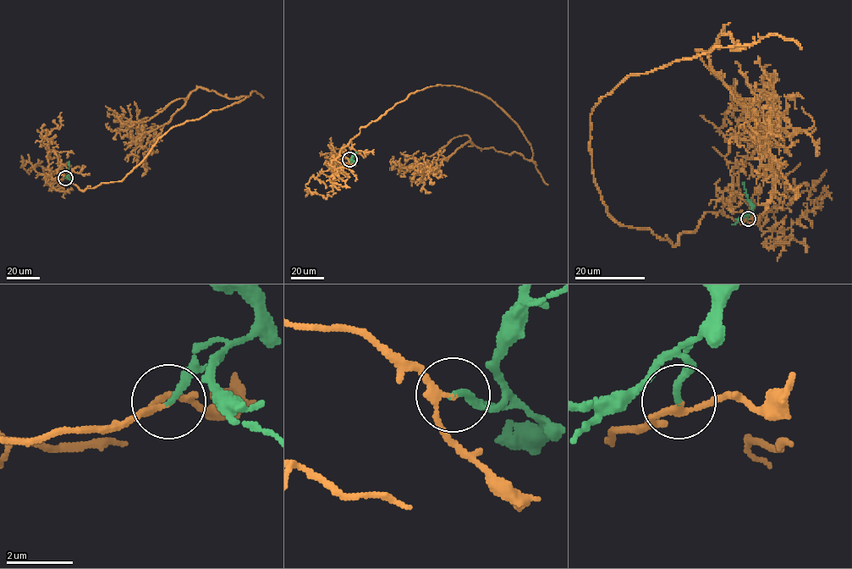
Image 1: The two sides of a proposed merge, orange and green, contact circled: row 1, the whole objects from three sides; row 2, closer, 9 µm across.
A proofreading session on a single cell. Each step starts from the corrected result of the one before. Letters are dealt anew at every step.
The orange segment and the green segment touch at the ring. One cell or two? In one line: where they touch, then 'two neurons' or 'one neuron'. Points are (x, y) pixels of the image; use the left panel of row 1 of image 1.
place (65, 178); one neuron

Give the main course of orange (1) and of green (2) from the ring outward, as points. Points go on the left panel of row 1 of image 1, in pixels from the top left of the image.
1: (65, 178), (56, 179), (82, 190), (120, 182), (174, 126), (249, 96), (197, 87), (127, 135), (107, 123)
2: (65, 178), (69, 174), (68, 161)

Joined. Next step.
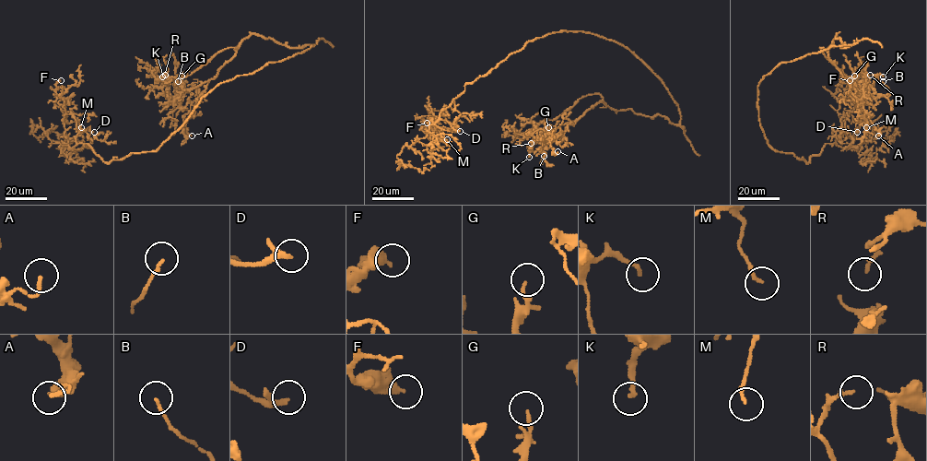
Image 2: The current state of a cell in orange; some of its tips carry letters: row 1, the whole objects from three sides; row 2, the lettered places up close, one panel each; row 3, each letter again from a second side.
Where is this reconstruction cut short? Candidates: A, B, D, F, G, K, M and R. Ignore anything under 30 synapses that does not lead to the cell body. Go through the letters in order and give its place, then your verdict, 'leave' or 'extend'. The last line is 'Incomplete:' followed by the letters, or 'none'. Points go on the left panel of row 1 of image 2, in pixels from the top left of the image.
A: (192, 135) | leave
B: (178, 81) | leave
D: (94, 132) | leave
F: (61, 80) | leave
G: (181, 76) | leave
K: (162, 76) | leave
M: (81, 127) | leave
R: (165, 75) | leave
Incomplete: none

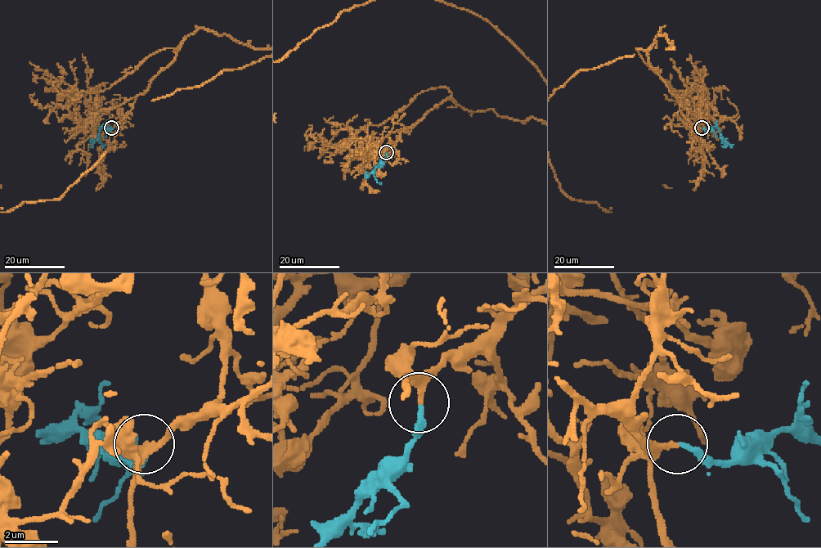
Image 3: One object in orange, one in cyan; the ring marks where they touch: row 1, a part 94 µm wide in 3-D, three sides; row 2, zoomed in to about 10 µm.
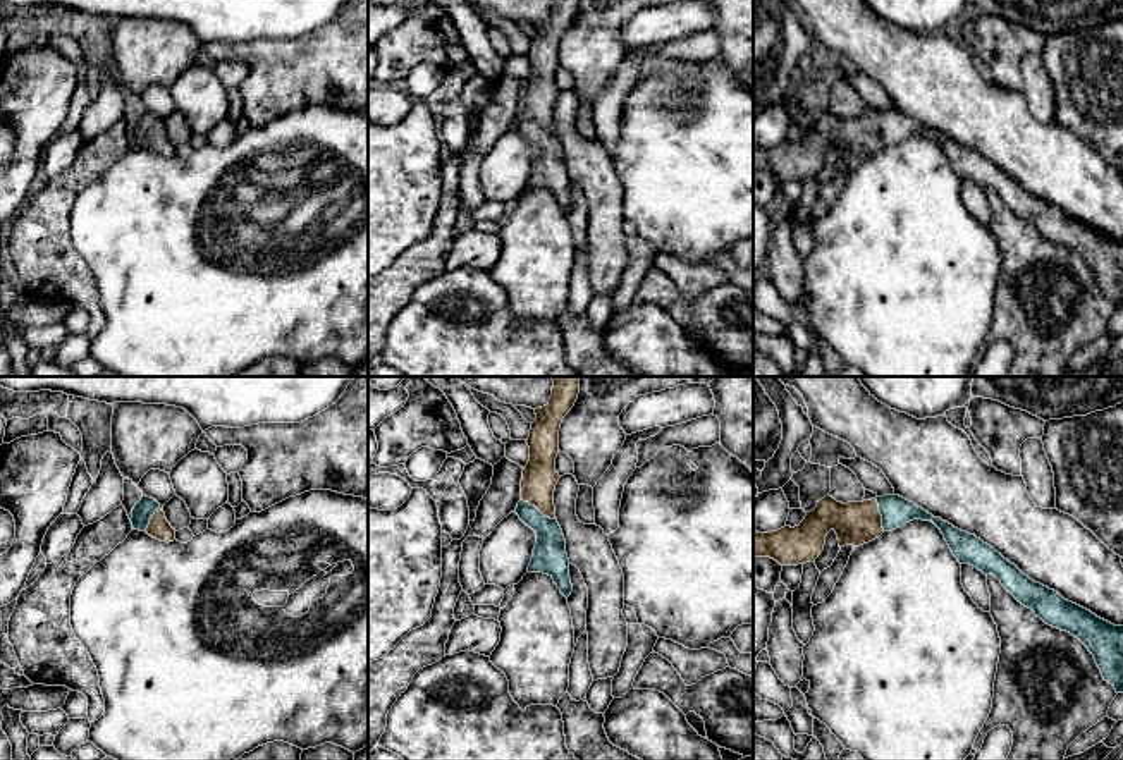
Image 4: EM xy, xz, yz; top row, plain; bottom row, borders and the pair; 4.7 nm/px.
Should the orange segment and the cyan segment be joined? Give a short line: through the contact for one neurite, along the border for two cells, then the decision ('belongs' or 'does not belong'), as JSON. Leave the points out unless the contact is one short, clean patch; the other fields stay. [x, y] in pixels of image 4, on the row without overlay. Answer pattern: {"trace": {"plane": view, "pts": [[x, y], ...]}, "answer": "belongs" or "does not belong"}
{"trace": {"plane": "xz", "pts": [[539, 97], [539, 124], [549, 148], [549, 171]]}, "answer": "belongs"}

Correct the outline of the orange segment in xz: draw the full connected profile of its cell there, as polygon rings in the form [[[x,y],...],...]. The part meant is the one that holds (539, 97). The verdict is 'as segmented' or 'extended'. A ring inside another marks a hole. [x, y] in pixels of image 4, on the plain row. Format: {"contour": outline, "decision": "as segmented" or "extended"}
{"contour": [[[554,0],[547,21],[535,24],[531,38],[530,76],[523,83],[521,115],[516,129],[537,148],[537,160],[528,187],[549,189],[568,213],[573,206],[566,155],[555,134],[554,105],[559,96],[555,72],[559,69],[559,45],[580,9],[580,0]]], "decision": "extended"}

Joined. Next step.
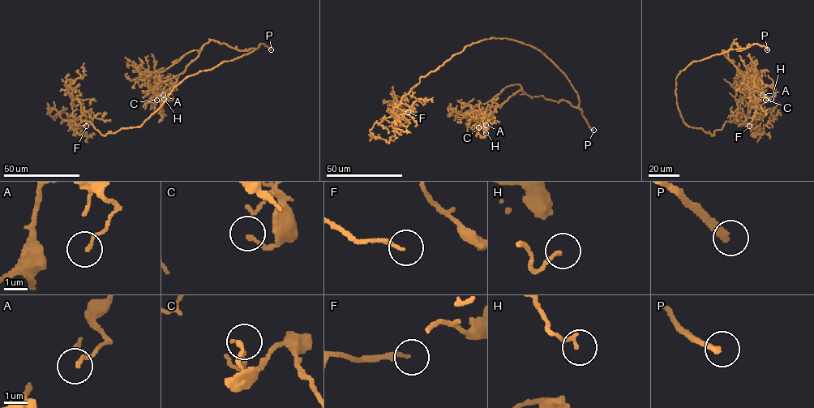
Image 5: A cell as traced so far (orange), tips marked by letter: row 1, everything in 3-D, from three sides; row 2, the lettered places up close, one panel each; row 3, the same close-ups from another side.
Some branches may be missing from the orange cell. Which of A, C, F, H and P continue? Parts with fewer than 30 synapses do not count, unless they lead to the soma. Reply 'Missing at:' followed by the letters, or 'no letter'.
Missing at: F, P

